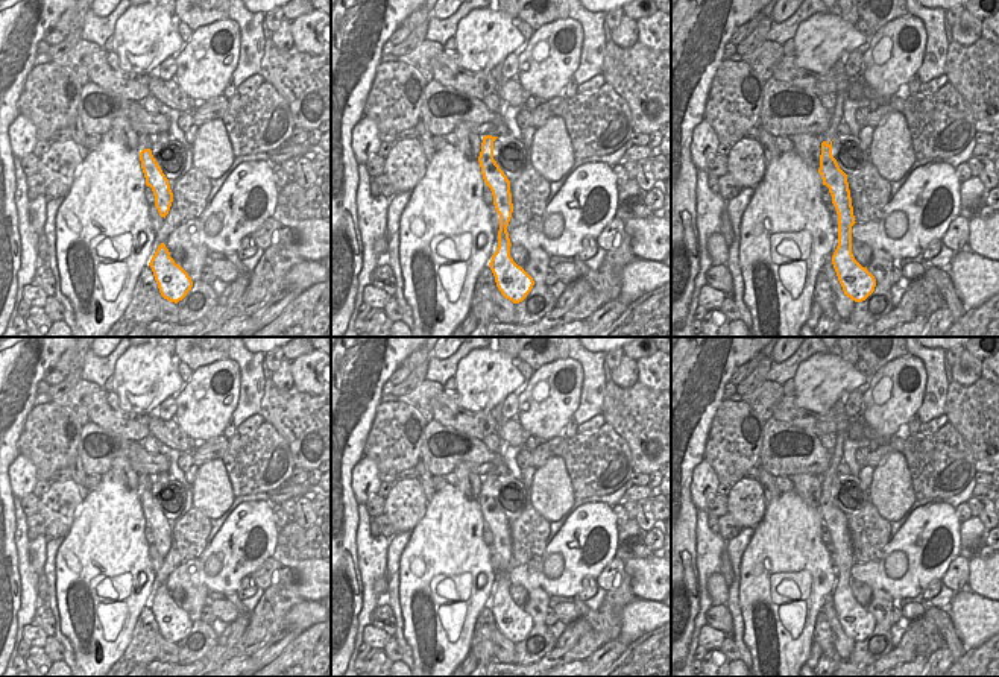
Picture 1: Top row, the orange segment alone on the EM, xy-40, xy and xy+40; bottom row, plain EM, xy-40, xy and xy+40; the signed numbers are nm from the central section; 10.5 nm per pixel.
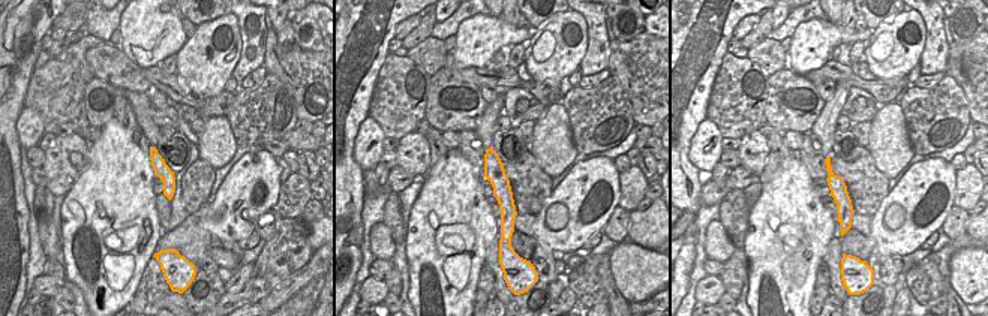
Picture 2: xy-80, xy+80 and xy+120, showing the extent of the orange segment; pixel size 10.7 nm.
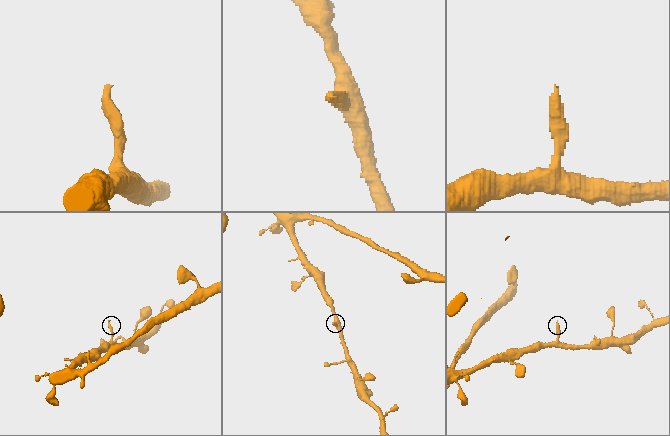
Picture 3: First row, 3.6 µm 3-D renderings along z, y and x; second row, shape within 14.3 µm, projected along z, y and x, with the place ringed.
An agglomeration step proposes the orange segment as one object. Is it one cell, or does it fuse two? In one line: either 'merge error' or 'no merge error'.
no merge error

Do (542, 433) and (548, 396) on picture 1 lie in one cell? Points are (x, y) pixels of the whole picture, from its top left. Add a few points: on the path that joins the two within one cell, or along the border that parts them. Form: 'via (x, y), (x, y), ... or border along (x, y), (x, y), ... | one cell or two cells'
via (544, 424), (545, 406) | one cell

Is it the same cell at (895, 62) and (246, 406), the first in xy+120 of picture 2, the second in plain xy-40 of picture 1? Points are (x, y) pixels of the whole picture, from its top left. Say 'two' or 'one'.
two

